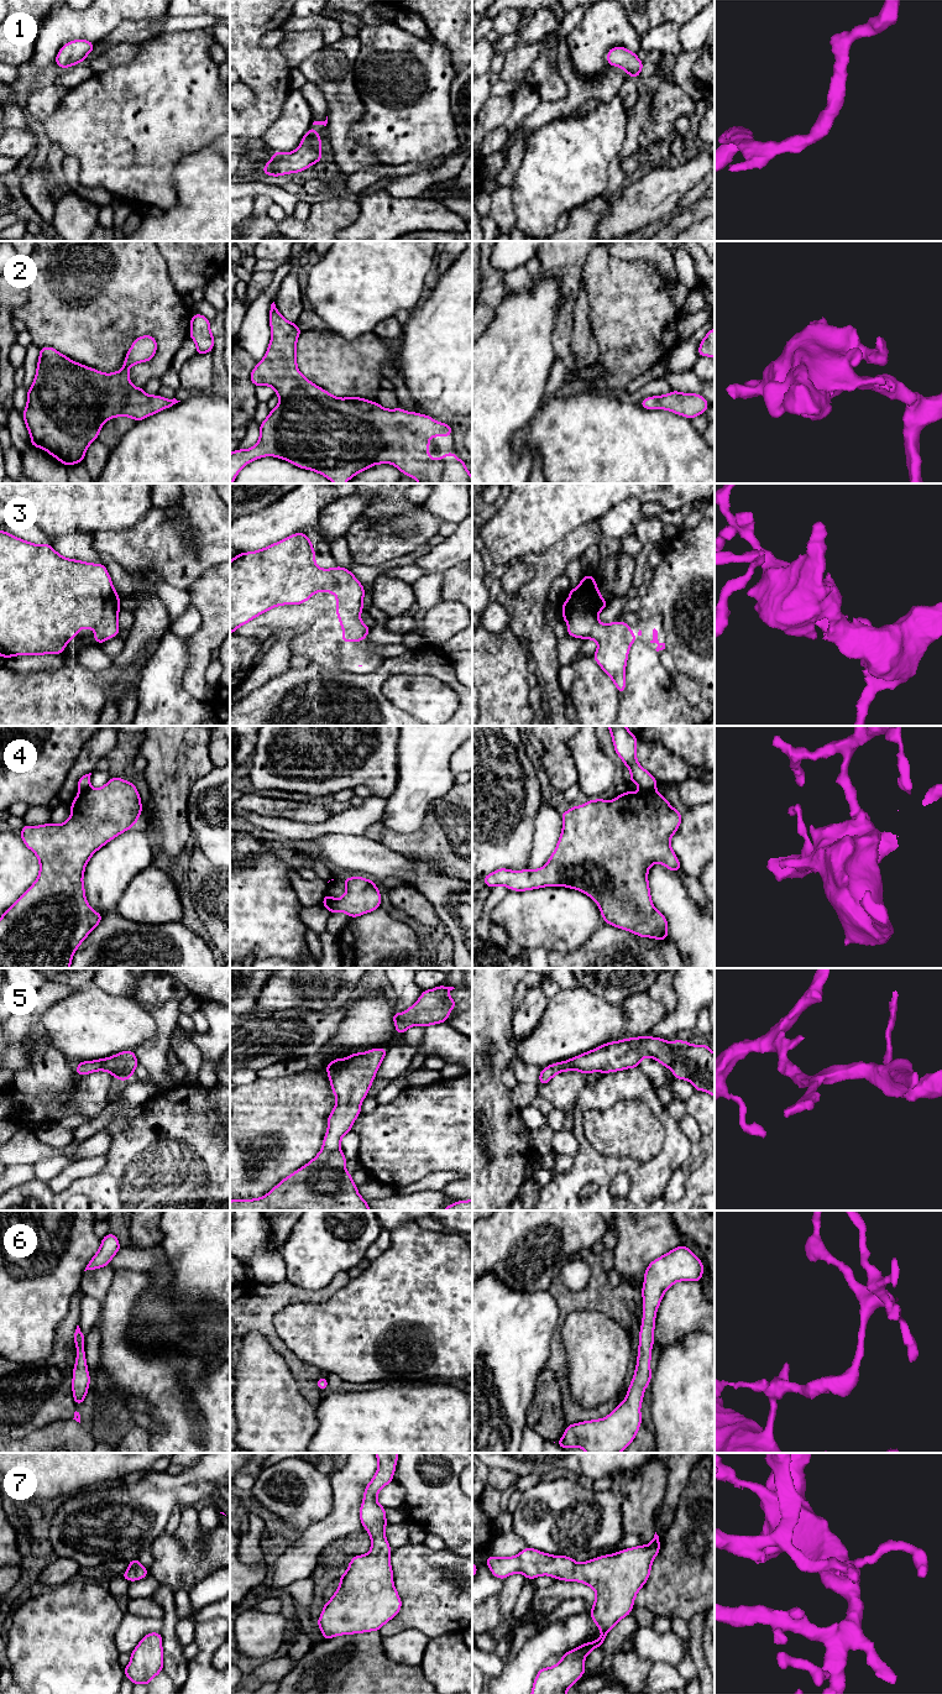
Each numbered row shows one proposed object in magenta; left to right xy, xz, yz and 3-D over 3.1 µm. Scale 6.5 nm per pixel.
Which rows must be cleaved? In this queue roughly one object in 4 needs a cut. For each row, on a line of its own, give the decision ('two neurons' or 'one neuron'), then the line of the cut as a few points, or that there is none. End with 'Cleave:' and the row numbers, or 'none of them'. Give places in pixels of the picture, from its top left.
1: one neuron; cut none
2: one neuron; cut none
3: one neuron; cut none
4: two neurons; cut yz (654, 788), (642, 791)
5: one neuron; cut none
6: one neuron; cut none
7: one neuron; cut none
Cleave: 4

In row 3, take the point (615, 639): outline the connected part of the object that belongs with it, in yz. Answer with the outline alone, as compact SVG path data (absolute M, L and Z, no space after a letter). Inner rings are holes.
M582 576L580 585L576 589L570 589L569 598L562 602L562 618L567 622L567 634L575 638L593 639L598 647L593 654L597 664L613 680L619 695L626 689L626 664L629 648L637 637L632 634L630 626L626 622L612 622L602 624L598 621L598 613L607 606L607 601L602 598L595 576Z

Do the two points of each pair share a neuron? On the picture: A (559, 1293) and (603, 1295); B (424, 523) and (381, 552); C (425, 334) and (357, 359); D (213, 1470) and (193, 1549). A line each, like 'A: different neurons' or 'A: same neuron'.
A: same neuron
B: same neuron
C: different neurons
D: different neurons

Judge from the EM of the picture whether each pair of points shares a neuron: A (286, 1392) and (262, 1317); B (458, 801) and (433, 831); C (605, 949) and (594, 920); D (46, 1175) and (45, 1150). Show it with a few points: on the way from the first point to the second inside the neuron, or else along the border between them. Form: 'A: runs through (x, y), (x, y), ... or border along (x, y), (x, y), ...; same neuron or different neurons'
A: border along (247, 1333), (260, 1333), (283, 1358), (291, 1371); different neurons
B: runs through (455, 809), (440, 824); same neuron
C: border along (603, 921), (576, 949); different neurons
D: border along (66, 1156), (45, 1157), (32, 1164); different neurons

